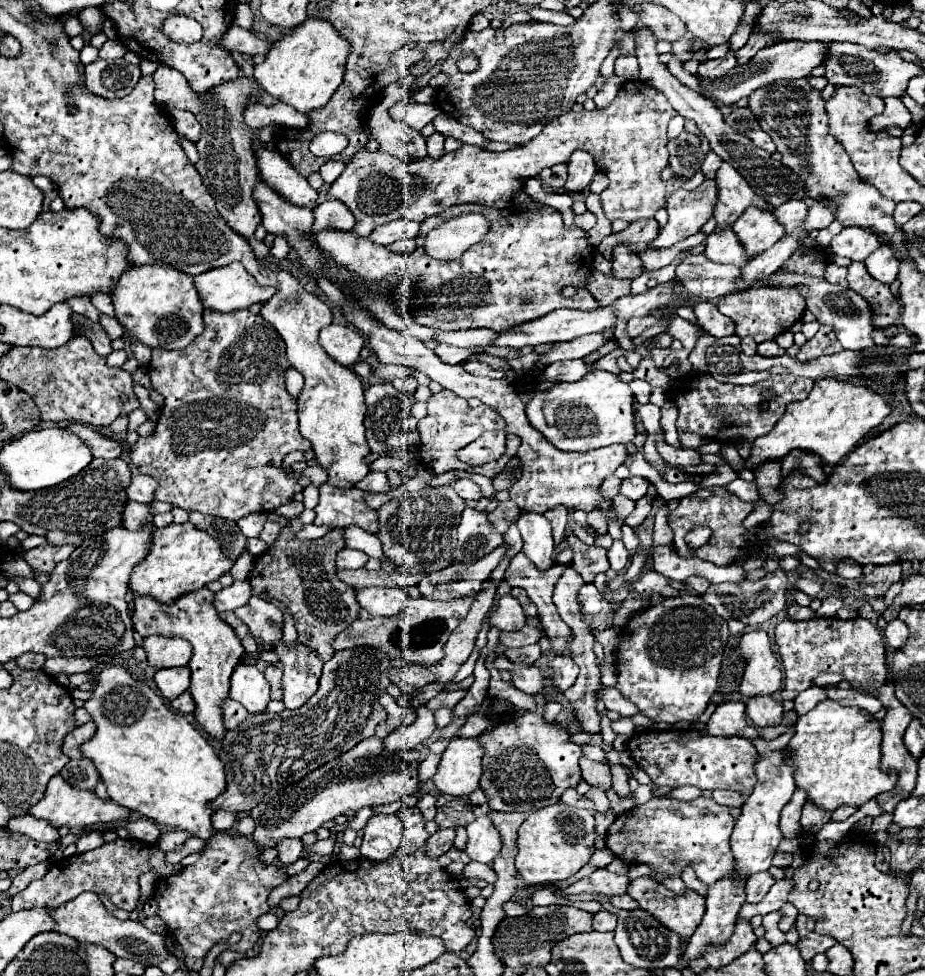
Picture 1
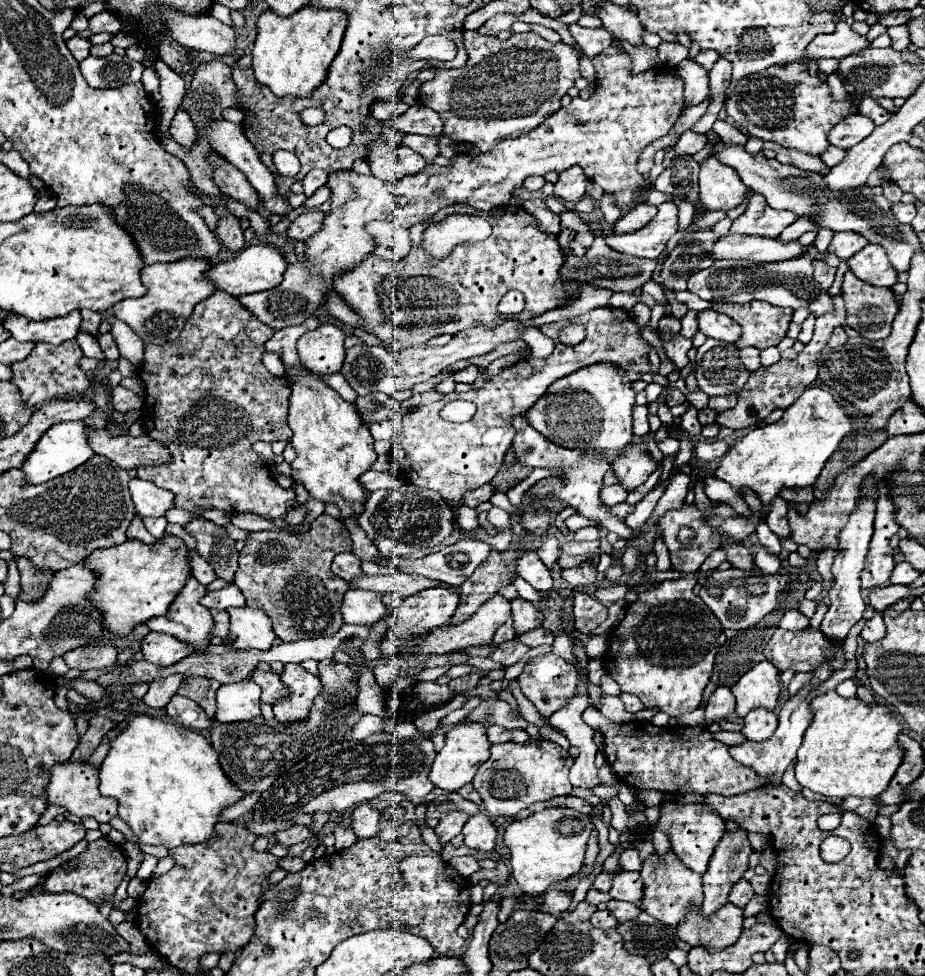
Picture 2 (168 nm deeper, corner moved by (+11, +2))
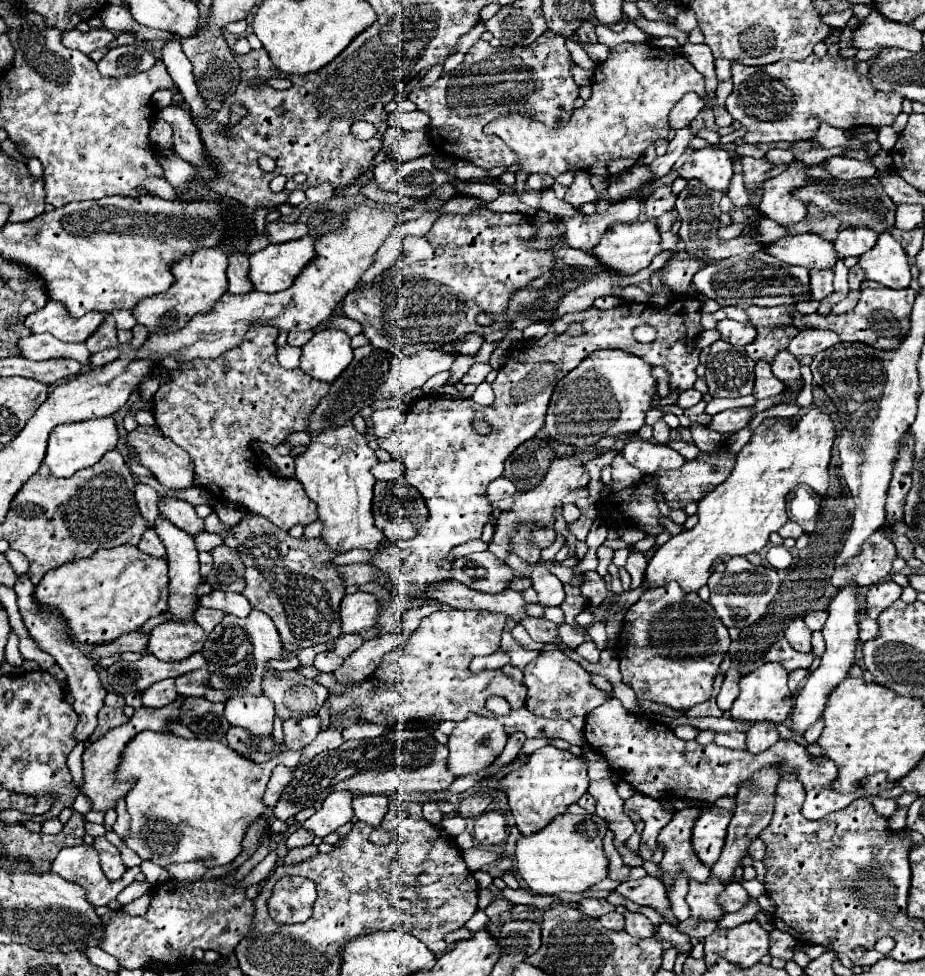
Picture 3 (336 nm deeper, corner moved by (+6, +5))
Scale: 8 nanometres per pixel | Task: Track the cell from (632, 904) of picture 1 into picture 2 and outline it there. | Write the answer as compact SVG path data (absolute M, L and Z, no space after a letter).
M609 900L607 904L607 910L615 914L615 918L619 922L625 922L625 920L631 920L631 918L637 918L639 916L639 906L631 904L631 902L621 902L621 900Z

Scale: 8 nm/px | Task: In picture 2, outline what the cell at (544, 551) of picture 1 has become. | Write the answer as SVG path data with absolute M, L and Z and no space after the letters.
M521 550L521 556L517 560L517 574L525 578L535 590L549 592L553 586L549 568L539 560L535 550Z

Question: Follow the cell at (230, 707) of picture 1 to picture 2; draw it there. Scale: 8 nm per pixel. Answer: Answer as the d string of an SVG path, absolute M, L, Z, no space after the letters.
M191 676L191 678L185 678L181 682L177 694L191 698L193 702L197 702L207 712L207 716L215 718L215 708L217 708L215 694L217 694L217 688L219 686L221 684L217 680L209 680L209 678L201 678L201 676L199 678L193 678Z

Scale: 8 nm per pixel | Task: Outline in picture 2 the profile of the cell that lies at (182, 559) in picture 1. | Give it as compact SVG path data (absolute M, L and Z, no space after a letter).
M165 534L155 544L127 540L119 546L99 548L85 558L85 564L99 576L91 600L95 600L93 604L103 612L105 628L119 636L127 636L137 624L149 618L167 614L169 604L191 576L189 548L179 536L171 534Z

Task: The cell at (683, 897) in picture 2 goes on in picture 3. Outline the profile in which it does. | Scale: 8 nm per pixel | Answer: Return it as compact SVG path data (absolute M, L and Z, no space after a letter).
M698 807L676 811L672 821L658 835L658 841L666 847L660 867L664 871L664 885L668 889L672 887L674 875L678 871L686 871L688 877L696 881L706 881L710 877L710 869L700 859L696 859L692 849L692 825L698 815Z

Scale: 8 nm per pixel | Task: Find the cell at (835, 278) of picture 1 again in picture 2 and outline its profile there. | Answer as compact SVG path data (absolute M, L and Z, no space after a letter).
M817 260L813 262L813 268L815 268L813 278L821 284L823 290L829 290L831 284L833 284L833 280L835 280L835 268L827 266L825 262L817 262Z

